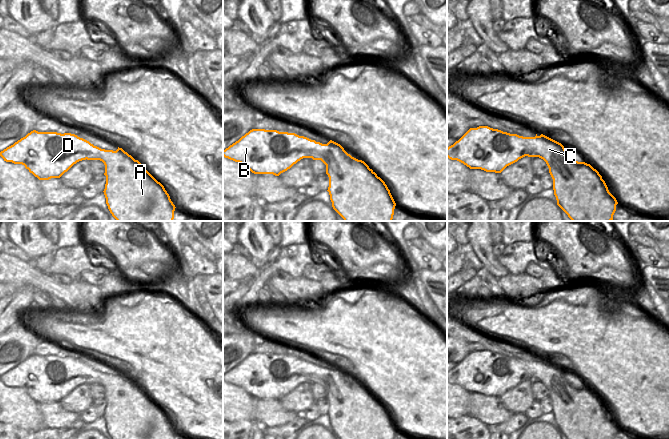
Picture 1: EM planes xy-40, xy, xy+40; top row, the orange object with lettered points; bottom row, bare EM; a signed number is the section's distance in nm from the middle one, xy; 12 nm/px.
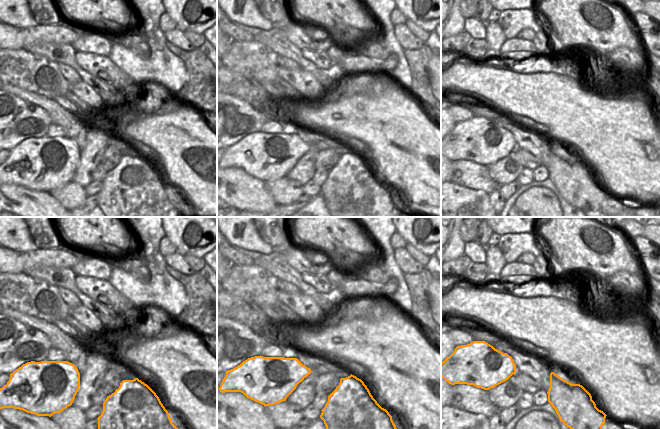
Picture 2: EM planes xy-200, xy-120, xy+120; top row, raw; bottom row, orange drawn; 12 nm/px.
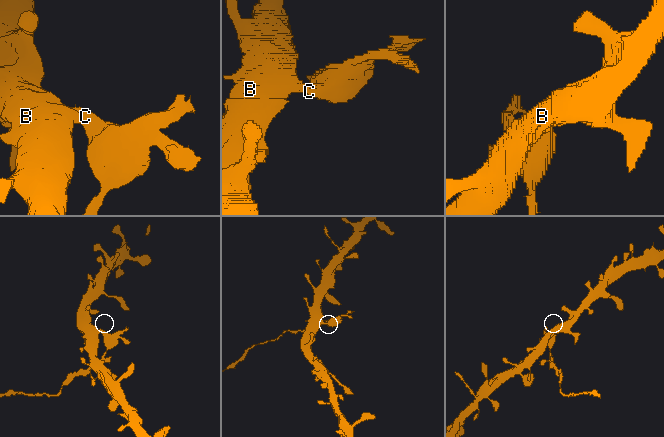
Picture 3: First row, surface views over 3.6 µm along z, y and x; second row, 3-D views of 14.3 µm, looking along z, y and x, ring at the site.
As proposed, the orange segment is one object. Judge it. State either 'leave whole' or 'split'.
split

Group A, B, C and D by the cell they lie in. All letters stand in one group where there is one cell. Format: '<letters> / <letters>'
A C / B D

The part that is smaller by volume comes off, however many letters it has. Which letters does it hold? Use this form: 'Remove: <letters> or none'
Remove: A, C

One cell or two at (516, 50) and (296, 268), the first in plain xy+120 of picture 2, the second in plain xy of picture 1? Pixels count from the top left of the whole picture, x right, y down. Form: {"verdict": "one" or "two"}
{"verdict": "two"}

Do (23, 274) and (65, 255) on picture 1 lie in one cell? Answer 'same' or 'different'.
different

